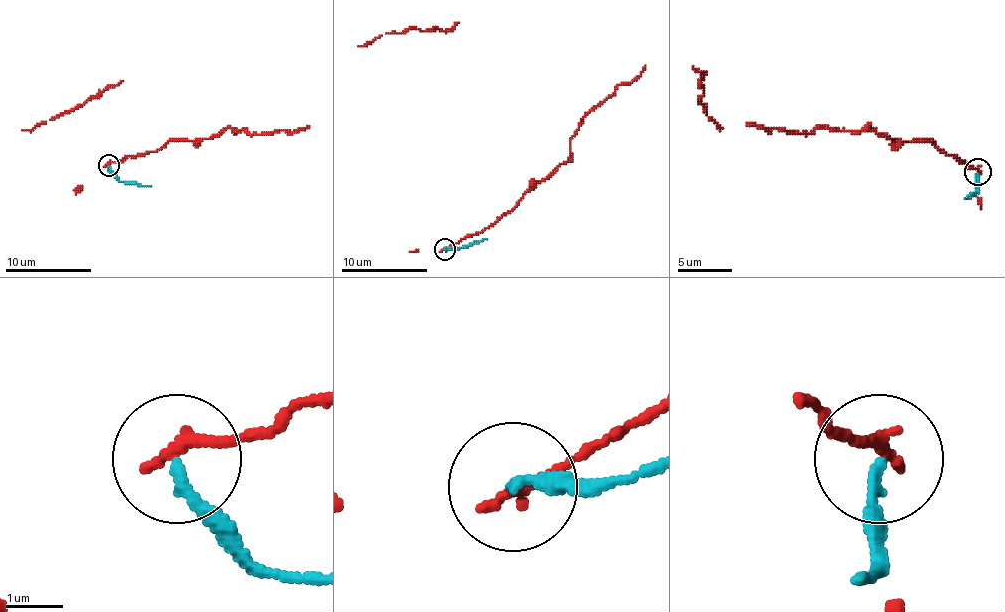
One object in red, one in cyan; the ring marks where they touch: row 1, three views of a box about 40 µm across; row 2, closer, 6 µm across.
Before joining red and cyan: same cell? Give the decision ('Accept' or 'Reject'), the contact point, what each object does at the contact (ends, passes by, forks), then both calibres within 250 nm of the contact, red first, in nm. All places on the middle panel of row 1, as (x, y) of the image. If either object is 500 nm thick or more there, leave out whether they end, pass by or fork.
Reject. Place: (444, 249). At the ring red ends. At the ring cyan ends. Thickness 240 nm (red) against 170 nm

